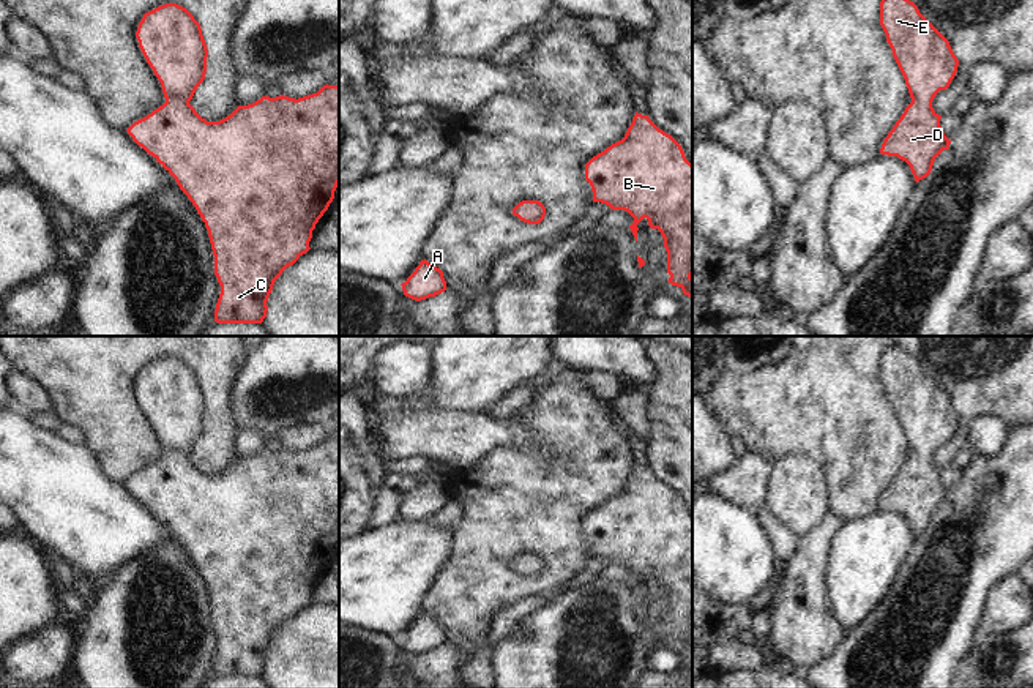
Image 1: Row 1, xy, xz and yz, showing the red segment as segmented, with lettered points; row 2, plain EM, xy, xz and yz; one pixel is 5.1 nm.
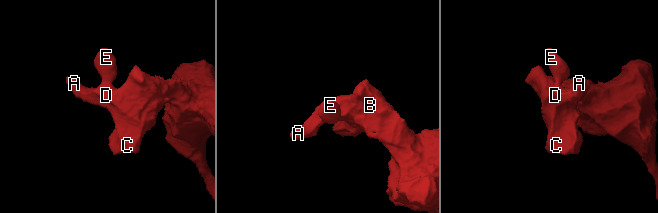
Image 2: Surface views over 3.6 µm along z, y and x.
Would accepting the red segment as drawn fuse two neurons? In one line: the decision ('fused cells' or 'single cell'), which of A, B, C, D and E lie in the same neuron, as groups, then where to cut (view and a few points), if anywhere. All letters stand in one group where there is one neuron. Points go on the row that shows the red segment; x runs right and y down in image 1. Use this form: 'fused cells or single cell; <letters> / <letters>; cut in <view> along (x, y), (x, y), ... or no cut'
single cell; A B C D E; no cut

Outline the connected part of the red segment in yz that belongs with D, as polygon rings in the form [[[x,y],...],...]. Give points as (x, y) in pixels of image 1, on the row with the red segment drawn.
[[[882,0],[880,25],[912,98],[880,153],[905,161],[918,183],[930,174],[935,158],[949,148],[951,140],[932,101],[949,87],[959,60],[949,41],[910,0]]]

